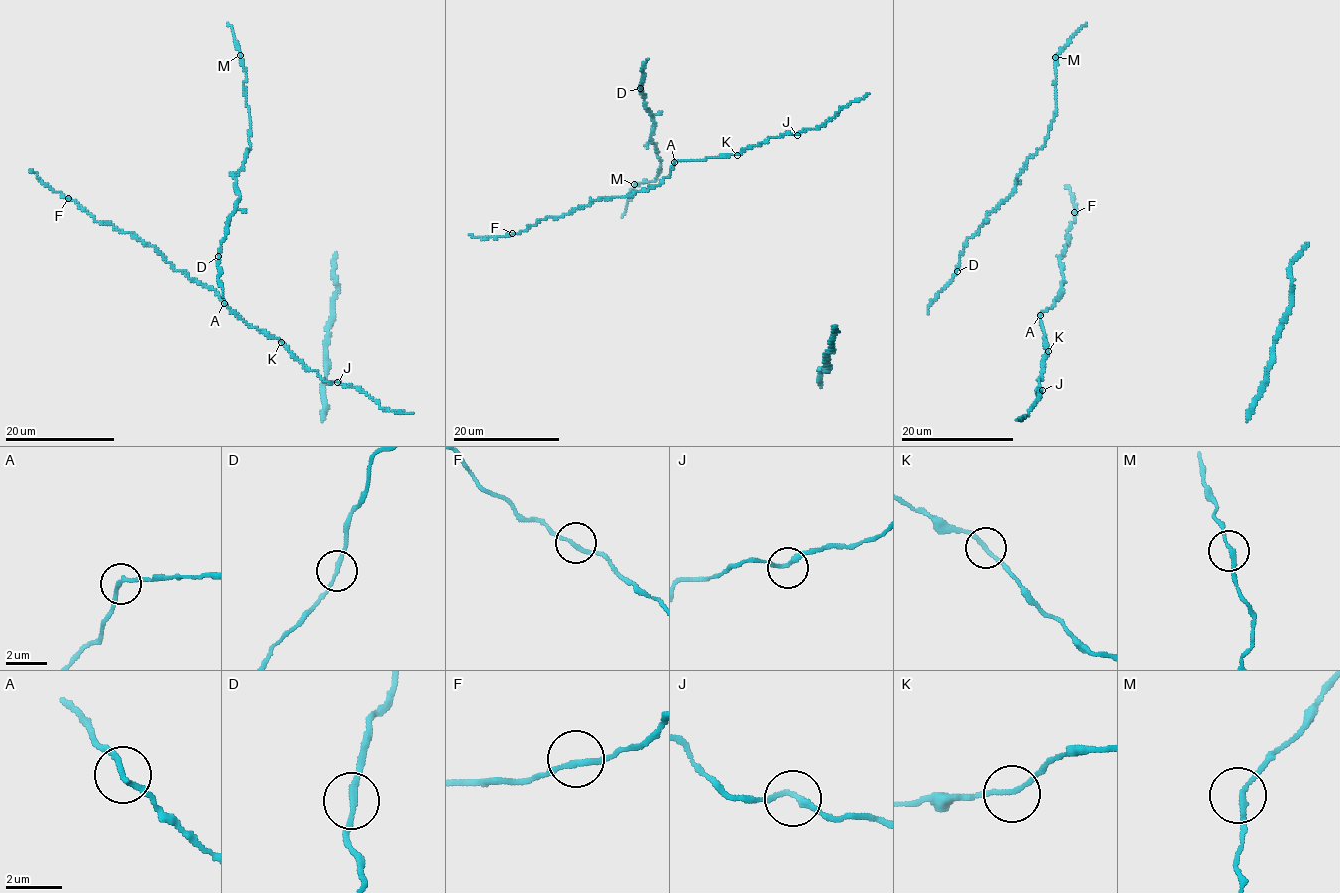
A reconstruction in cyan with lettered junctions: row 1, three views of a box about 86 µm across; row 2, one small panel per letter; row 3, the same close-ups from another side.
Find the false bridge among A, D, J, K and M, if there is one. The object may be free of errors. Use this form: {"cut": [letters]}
{"cut": []}

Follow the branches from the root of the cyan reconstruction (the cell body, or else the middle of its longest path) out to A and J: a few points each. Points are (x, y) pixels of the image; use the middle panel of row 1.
A: (736, 155), (674, 161)
J: (736, 155), (770, 138), (786, 133), (797, 135)

